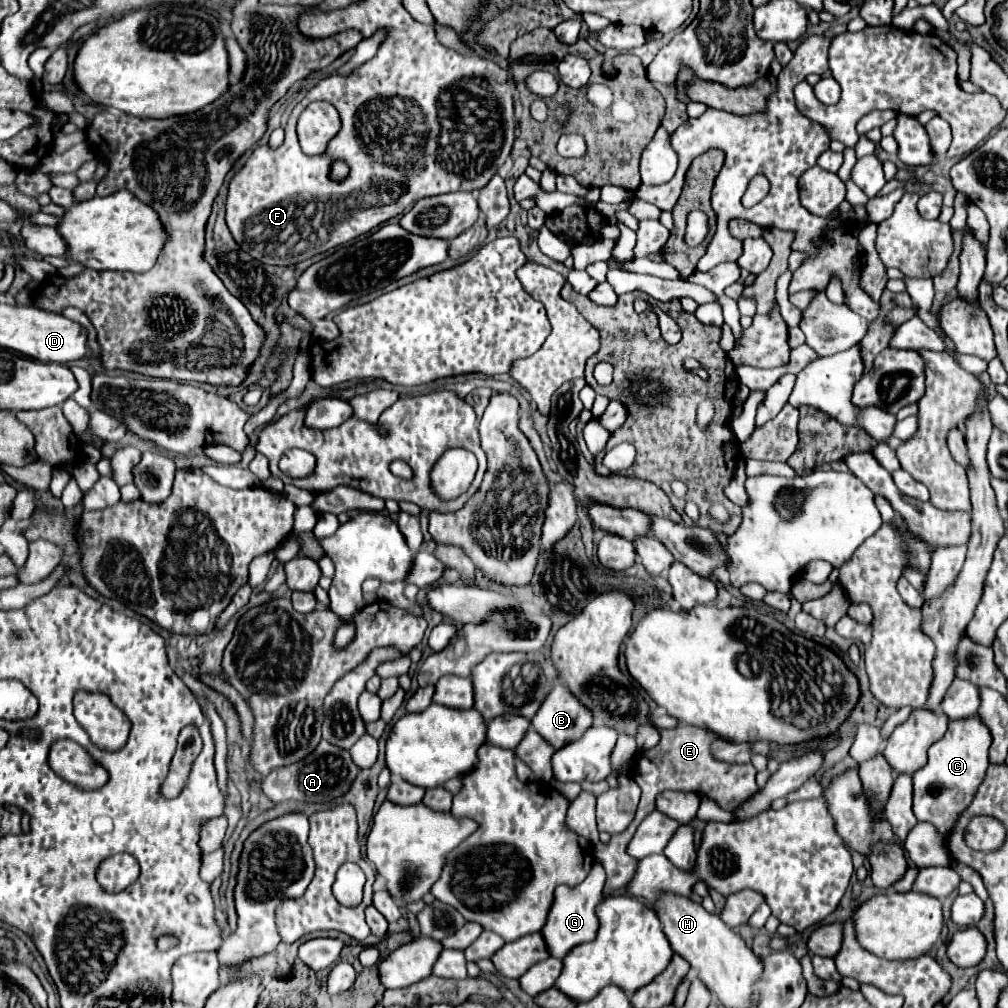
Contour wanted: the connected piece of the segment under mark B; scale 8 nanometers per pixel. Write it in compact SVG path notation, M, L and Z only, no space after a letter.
M556 683L550 695L544 699L538 715L532 719L532 727L552 743L554 749L580 739L580 735L592 725L592 713L582 705L564 685Z

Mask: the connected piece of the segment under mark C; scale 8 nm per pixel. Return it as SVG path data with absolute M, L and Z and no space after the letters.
M978 715L950 721L946 735L936 741L928 749L928 763L914 773L914 815L918 821L932 823L942 837L942 847L952 863L952 855L948 849L948 837L962 811L972 803L978 787L984 781L988 769L988 747L990 747L990 731L978 723Z

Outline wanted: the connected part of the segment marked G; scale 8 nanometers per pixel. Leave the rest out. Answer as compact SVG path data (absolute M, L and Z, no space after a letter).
M594 863L590 875L586 877L586 881L582 881L576 887L568 887L568 885L560 885L554 893L554 903L548 915L546 925L542 927L542 935L546 939L546 945L550 947L550 955L552 957L564 957L572 947L592 941L598 933L598 917L596 917L596 907L598 903L602 903L604 899L604 881L606 881L606 873L604 869Z

